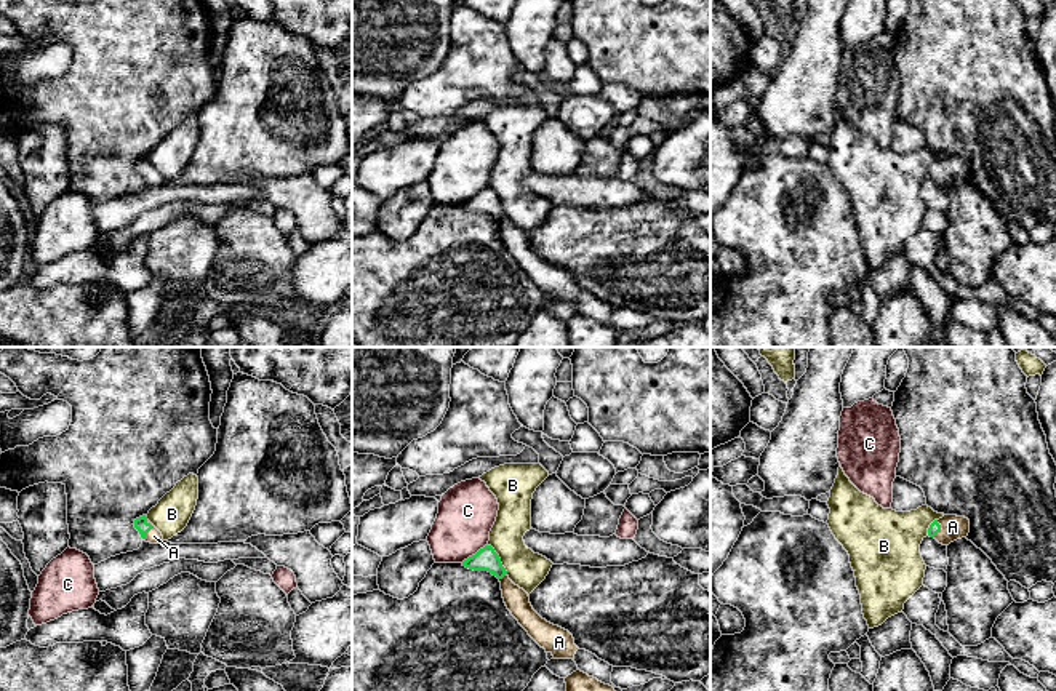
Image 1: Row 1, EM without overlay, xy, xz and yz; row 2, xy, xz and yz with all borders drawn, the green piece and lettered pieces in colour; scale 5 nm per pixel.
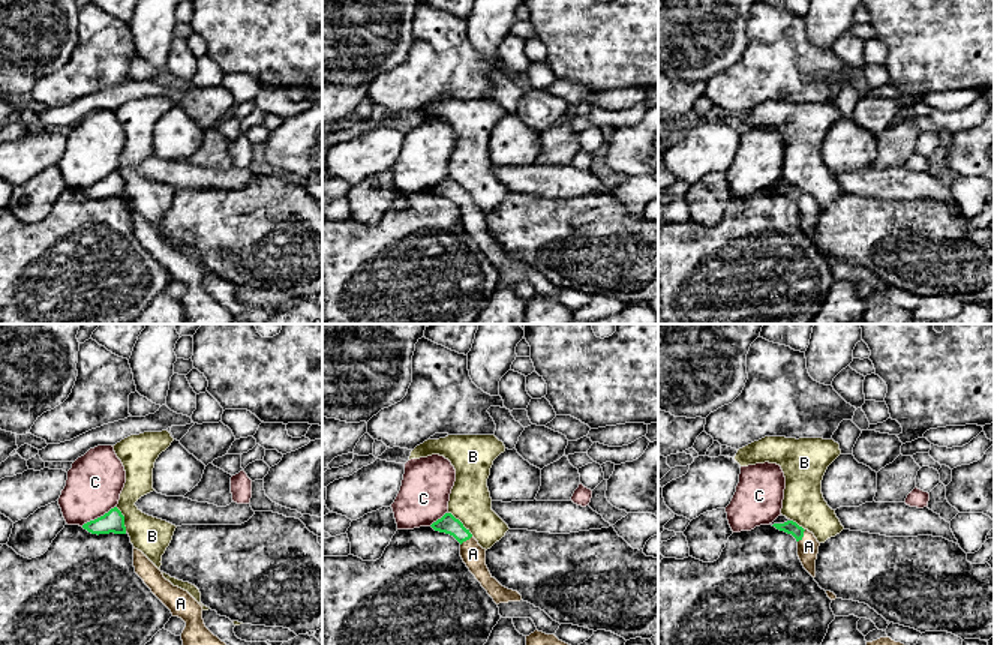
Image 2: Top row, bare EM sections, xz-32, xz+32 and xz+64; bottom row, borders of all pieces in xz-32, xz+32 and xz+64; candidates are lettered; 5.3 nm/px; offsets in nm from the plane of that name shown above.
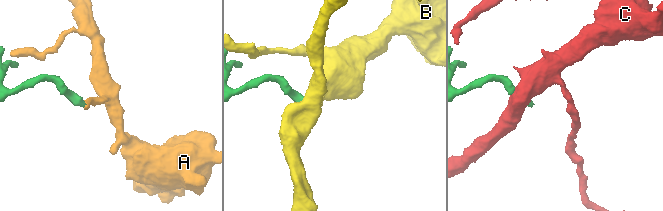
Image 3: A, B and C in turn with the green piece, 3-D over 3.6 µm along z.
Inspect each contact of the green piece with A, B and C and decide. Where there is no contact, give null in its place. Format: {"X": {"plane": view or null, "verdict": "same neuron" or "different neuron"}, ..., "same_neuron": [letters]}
{"A": {"plane": "xy", "verdict": "same neuron"}, "B": {"plane": "xz", "verdict": "different neuron"}, "C": {"plane": "xz", "verdict": "different neuron"}, "same_neuron": ["A"]}

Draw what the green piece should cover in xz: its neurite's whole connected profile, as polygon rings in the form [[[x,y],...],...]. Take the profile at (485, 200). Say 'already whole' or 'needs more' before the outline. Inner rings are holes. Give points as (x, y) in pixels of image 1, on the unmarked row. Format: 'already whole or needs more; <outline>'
needs more; [[[485,187],[475,197],[464,202],[462,208],[474,213],[488,213],[496,218],[501,224],[507,251],[528,277],[544,290],[546,294],[550,294],[554,301],[574,302],[574,296],[579,290],[574,286],[573,277],[558,267],[547,264],[533,251],[528,235],[509,221],[499,197],[491,187]]]

